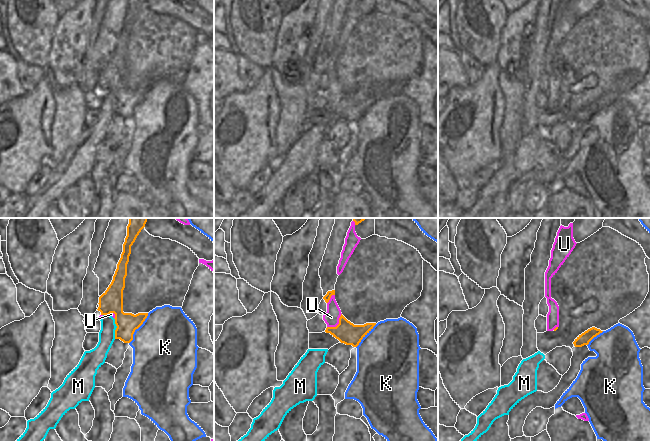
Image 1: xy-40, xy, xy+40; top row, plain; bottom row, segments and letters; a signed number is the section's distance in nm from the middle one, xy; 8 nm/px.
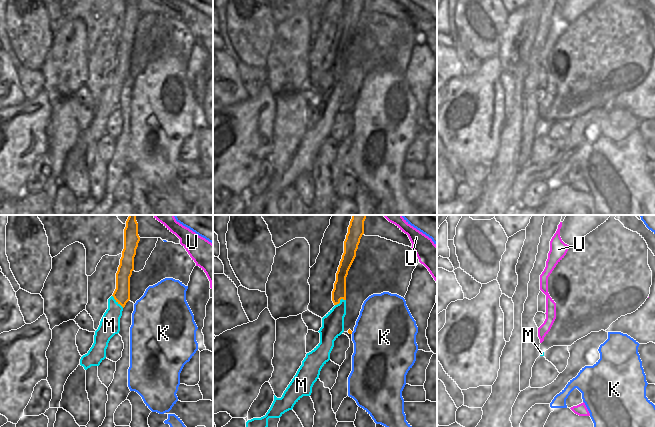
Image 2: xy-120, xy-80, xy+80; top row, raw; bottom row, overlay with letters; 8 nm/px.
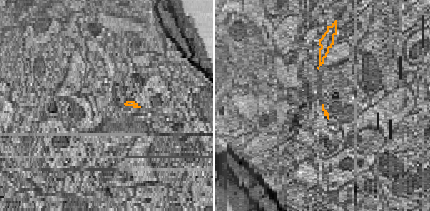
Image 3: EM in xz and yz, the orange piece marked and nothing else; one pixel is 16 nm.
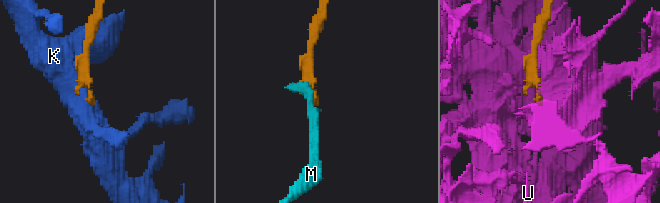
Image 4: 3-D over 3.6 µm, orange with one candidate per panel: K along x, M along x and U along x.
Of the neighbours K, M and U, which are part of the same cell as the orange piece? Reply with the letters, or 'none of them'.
M

